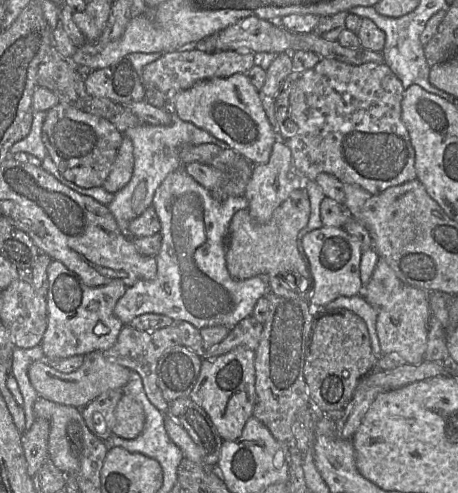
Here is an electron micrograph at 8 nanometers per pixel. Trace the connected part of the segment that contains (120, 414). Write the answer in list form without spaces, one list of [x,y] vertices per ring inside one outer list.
[[[123,394],[114,410],[112,433],[125,439],[140,435],[145,424],[143,407],[129,394]]]

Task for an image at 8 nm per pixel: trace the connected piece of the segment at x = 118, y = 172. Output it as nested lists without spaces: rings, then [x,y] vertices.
[[[123,136],[116,159],[102,187],[108,192],[116,194],[129,183],[133,170],[133,144],[127,136]]]

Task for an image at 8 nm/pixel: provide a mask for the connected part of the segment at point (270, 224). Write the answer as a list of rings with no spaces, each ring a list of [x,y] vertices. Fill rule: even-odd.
[[[304,188],[293,191],[265,224],[254,222],[248,208],[237,211],[229,226],[225,256],[231,277],[235,280],[245,280],[262,274],[278,276],[295,272],[309,281],[309,273],[297,249],[297,236],[306,227],[310,212],[310,200]]]

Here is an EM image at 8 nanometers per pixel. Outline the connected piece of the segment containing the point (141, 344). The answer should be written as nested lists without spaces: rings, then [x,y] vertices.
[[[176,324],[153,331],[140,331],[129,325],[124,325],[116,343],[110,349],[101,352],[109,361],[139,373],[149,401],[162,413],[168,413],[169,402],[165,400],[157,384],[156,370],[160,357],[167,349],[174,346],[181,346],[181,339]]]

